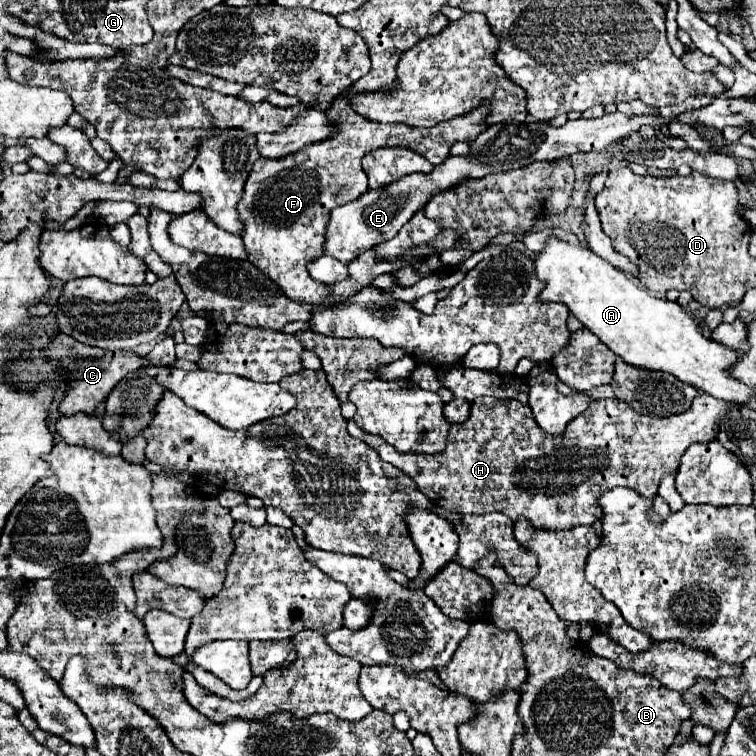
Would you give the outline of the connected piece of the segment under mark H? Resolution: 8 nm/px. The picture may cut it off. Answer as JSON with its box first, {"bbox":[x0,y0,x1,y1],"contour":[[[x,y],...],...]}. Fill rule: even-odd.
{"bbox":[349,392,731,530],"contour":[[[699,392],[691,410],[669,418],[643,416],[639,412],[633,412],[629,404],[617,398],[595,400],[581,416],[571,420],[571,424],[565,428],[563,434],[553,436],[537,426],[531,408],[521,404],[519,400],[481,396],[473,402],[471,416],[467,422],[451,424],[445,452],[439,452],[437,456],[417,456],[417,454],[397,452],[393,446],[385,444],[385,440],[381,440],[379,436],[361,432],[361,428],[357,428],[353,420],[349,422],[349,434],[375,448],[385,462],[409,474],[417,482],[419,490],[439,508],[445,508],[449,512],[461,512],[461,514],[503,512],[511,520],[525,516],[535,528],[565,530],[579,524],[593,526],[595,520],[601,520],[599,496],[609,488],[625,486],[625,488],[633,488],[635,492],[641,492],[641,496],[645,498],[655,498],[659,482],[667,474],[677,472],[681,456],[691,444],[697,442],[705,444],[715,440],[719,430],[717,422],[729,410],[731,404],[717,400],[705,392]]]}

